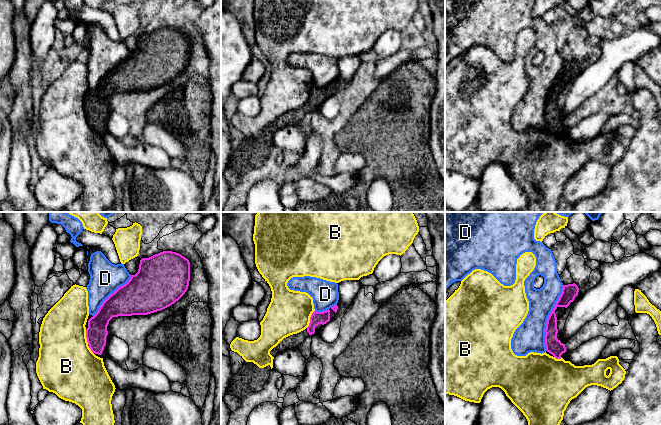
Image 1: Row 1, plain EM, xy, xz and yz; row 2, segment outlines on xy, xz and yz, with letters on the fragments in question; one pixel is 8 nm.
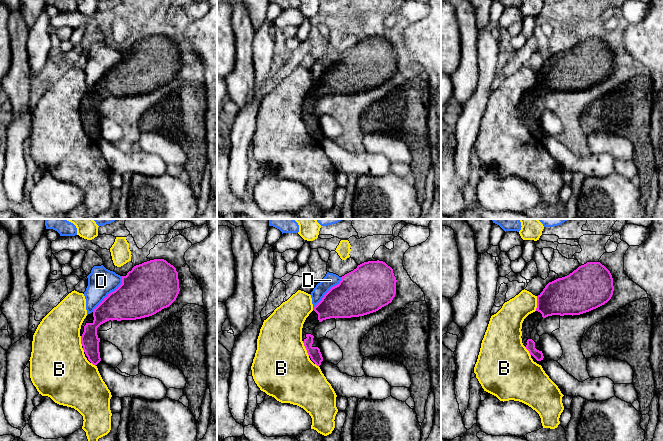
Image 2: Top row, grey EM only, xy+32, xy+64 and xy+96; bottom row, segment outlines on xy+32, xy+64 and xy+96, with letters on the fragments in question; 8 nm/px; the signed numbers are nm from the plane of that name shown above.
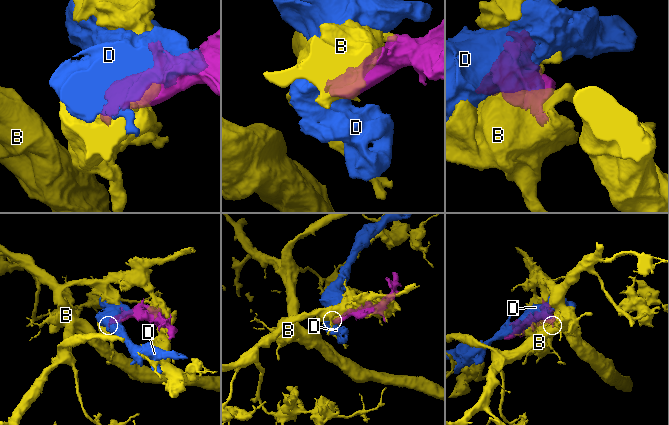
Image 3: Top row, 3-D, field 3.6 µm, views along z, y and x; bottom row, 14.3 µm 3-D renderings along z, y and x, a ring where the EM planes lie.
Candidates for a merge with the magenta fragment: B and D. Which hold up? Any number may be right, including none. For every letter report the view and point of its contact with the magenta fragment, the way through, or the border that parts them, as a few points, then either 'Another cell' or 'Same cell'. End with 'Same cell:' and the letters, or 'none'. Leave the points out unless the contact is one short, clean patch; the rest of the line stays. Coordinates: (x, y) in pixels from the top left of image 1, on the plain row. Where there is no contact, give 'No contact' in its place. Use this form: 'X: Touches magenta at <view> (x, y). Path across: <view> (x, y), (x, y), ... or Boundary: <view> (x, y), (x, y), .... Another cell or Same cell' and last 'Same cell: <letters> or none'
B: Touches magenta at xz (310, 95). Another cell
D: Touches magenta at yz (548, 94). Another cell
Same cell: none

